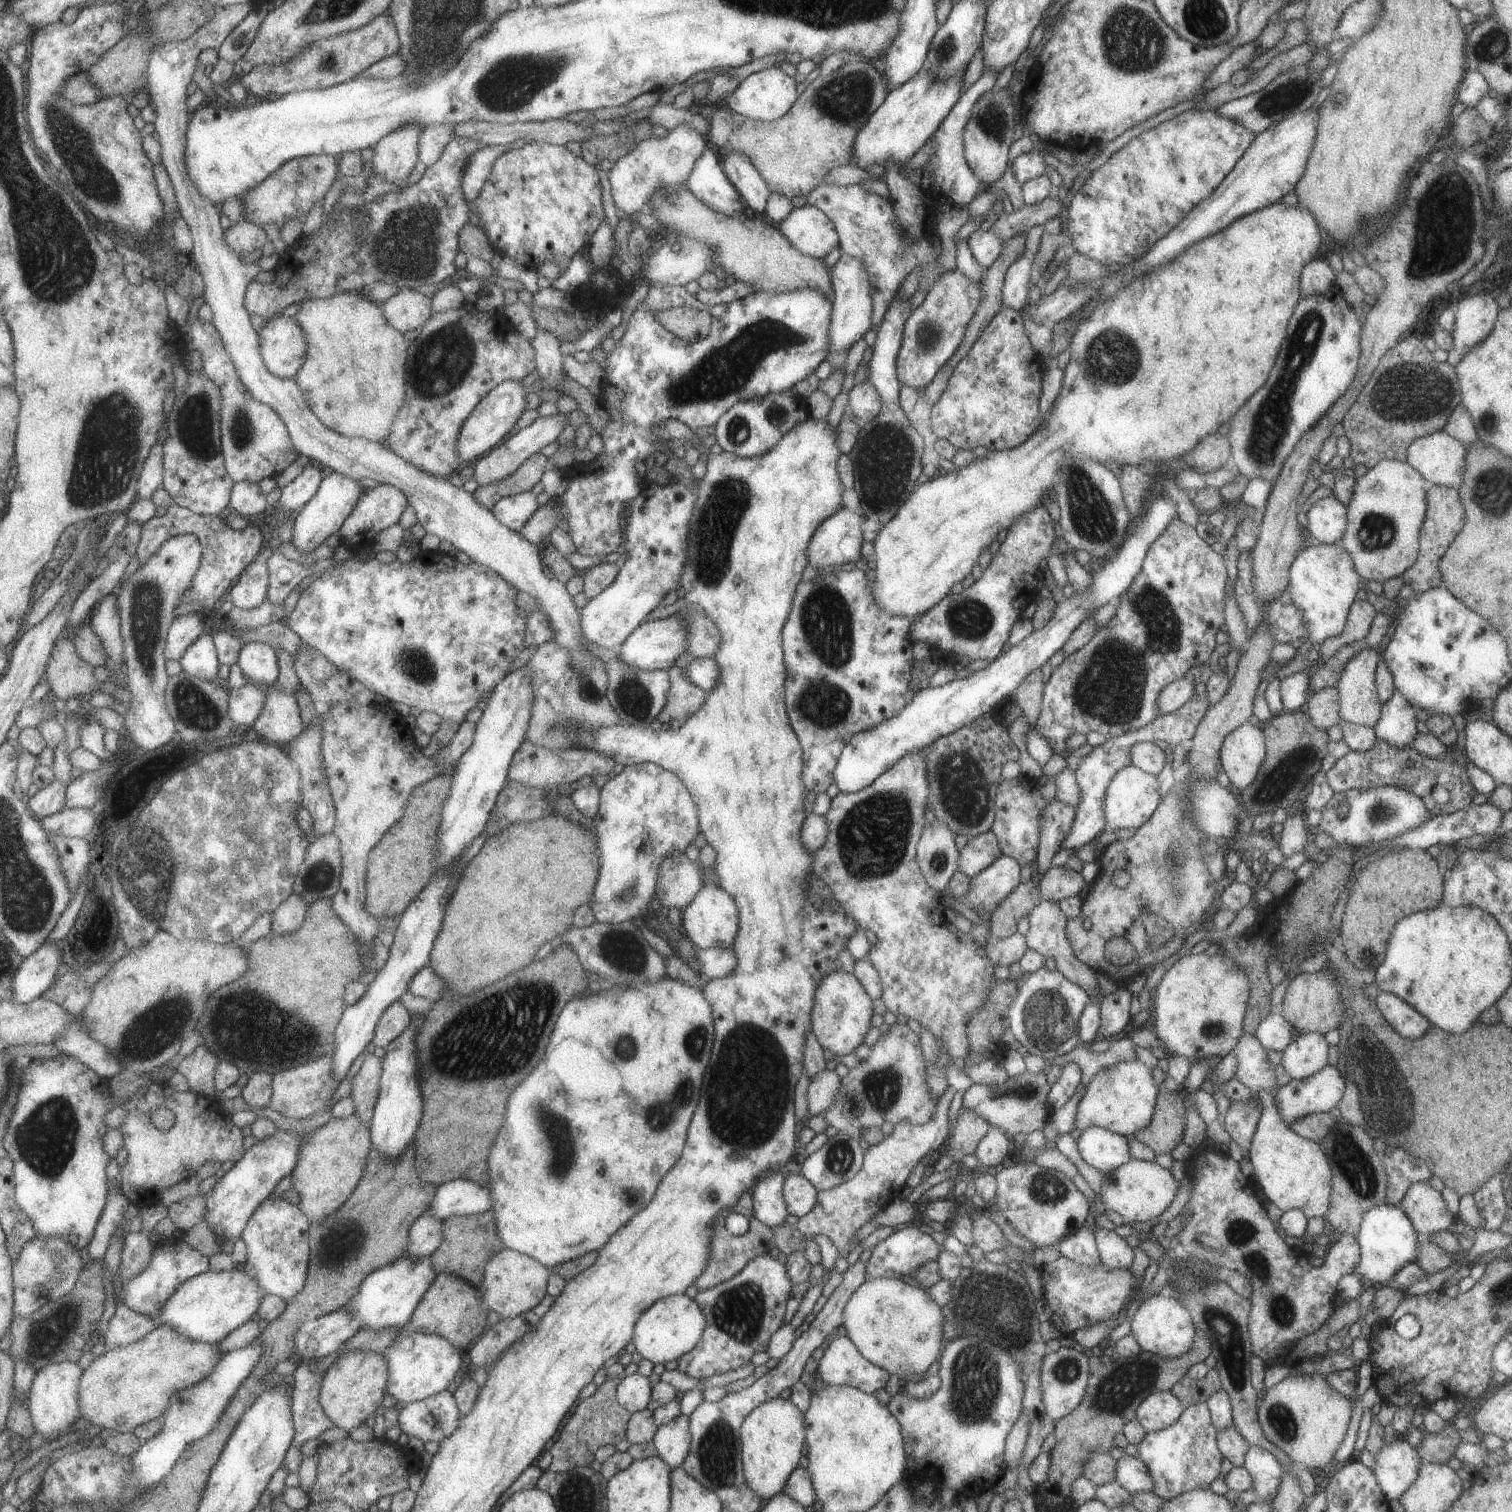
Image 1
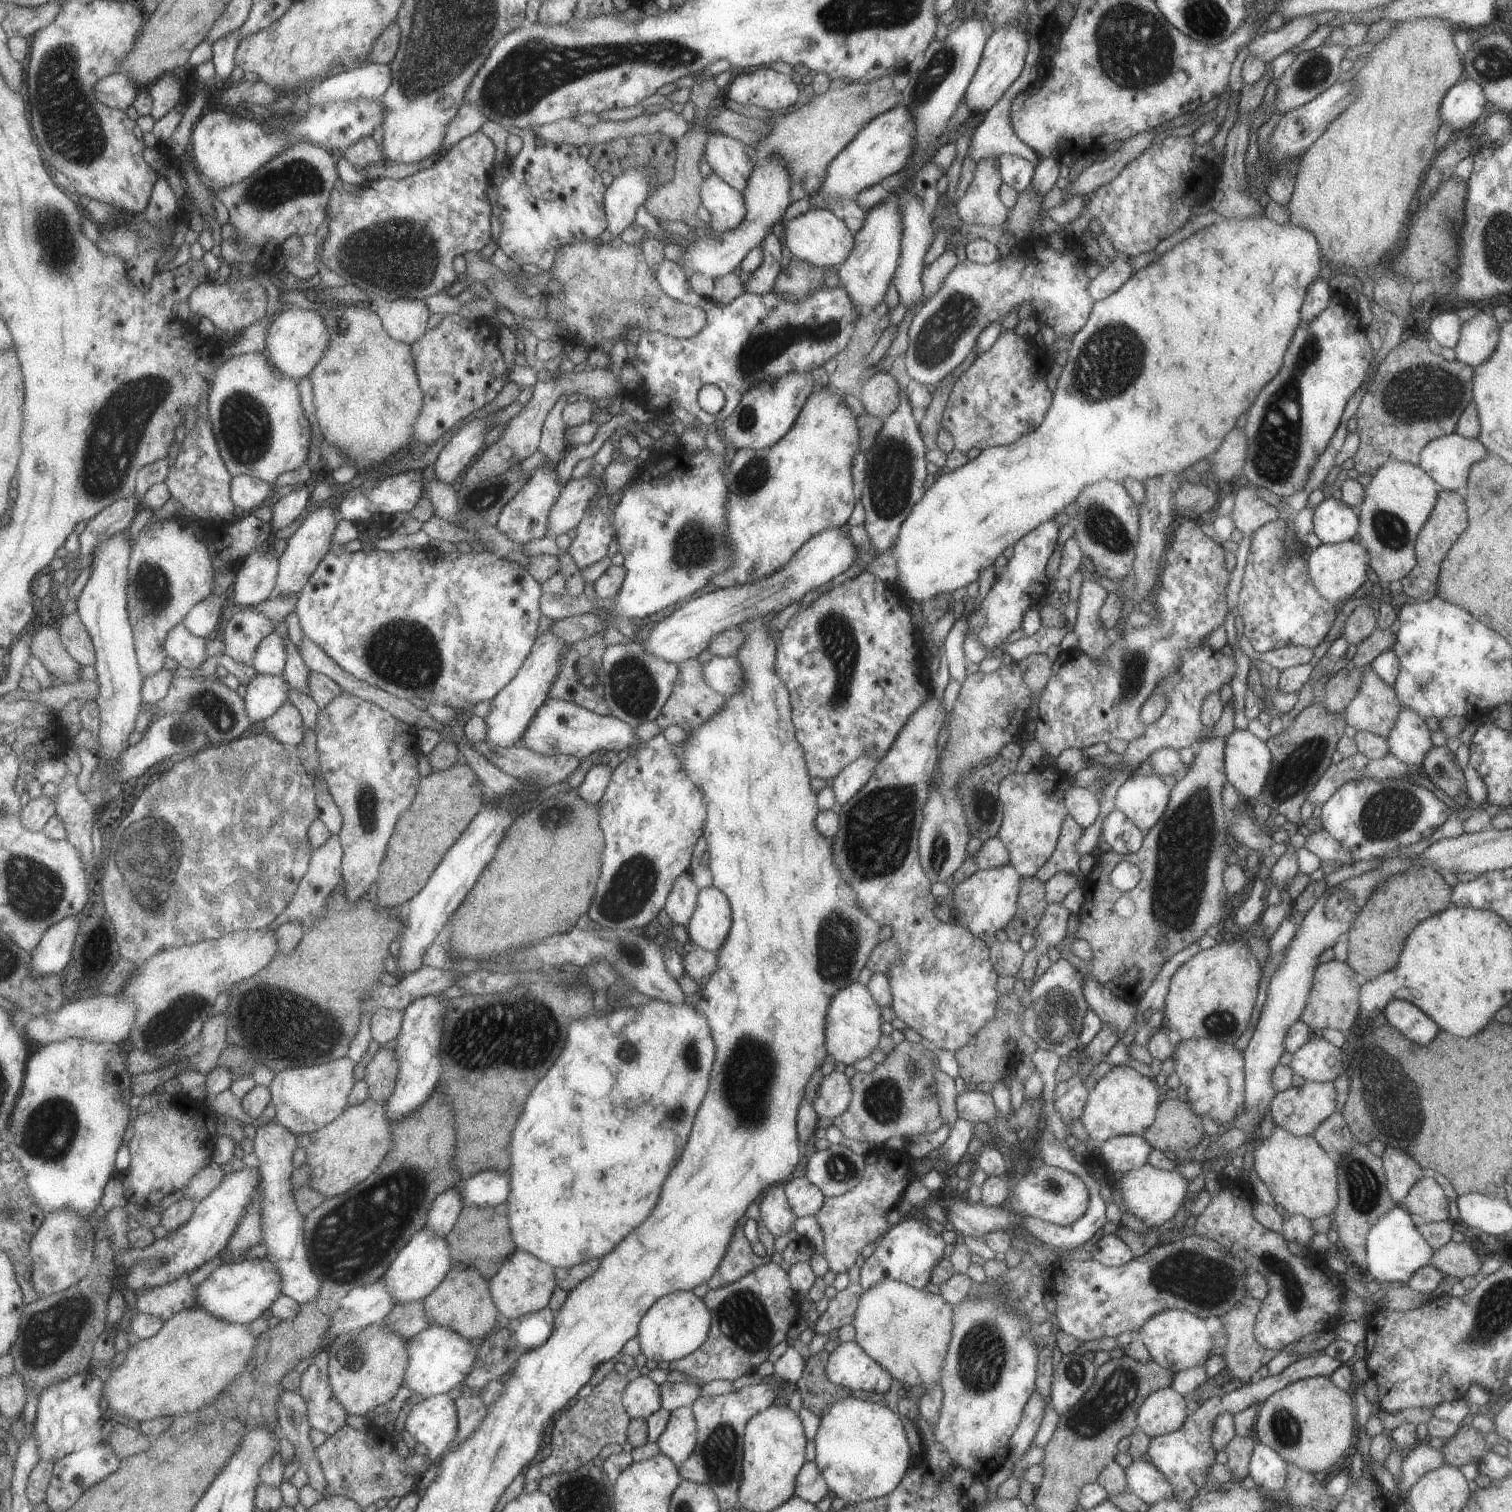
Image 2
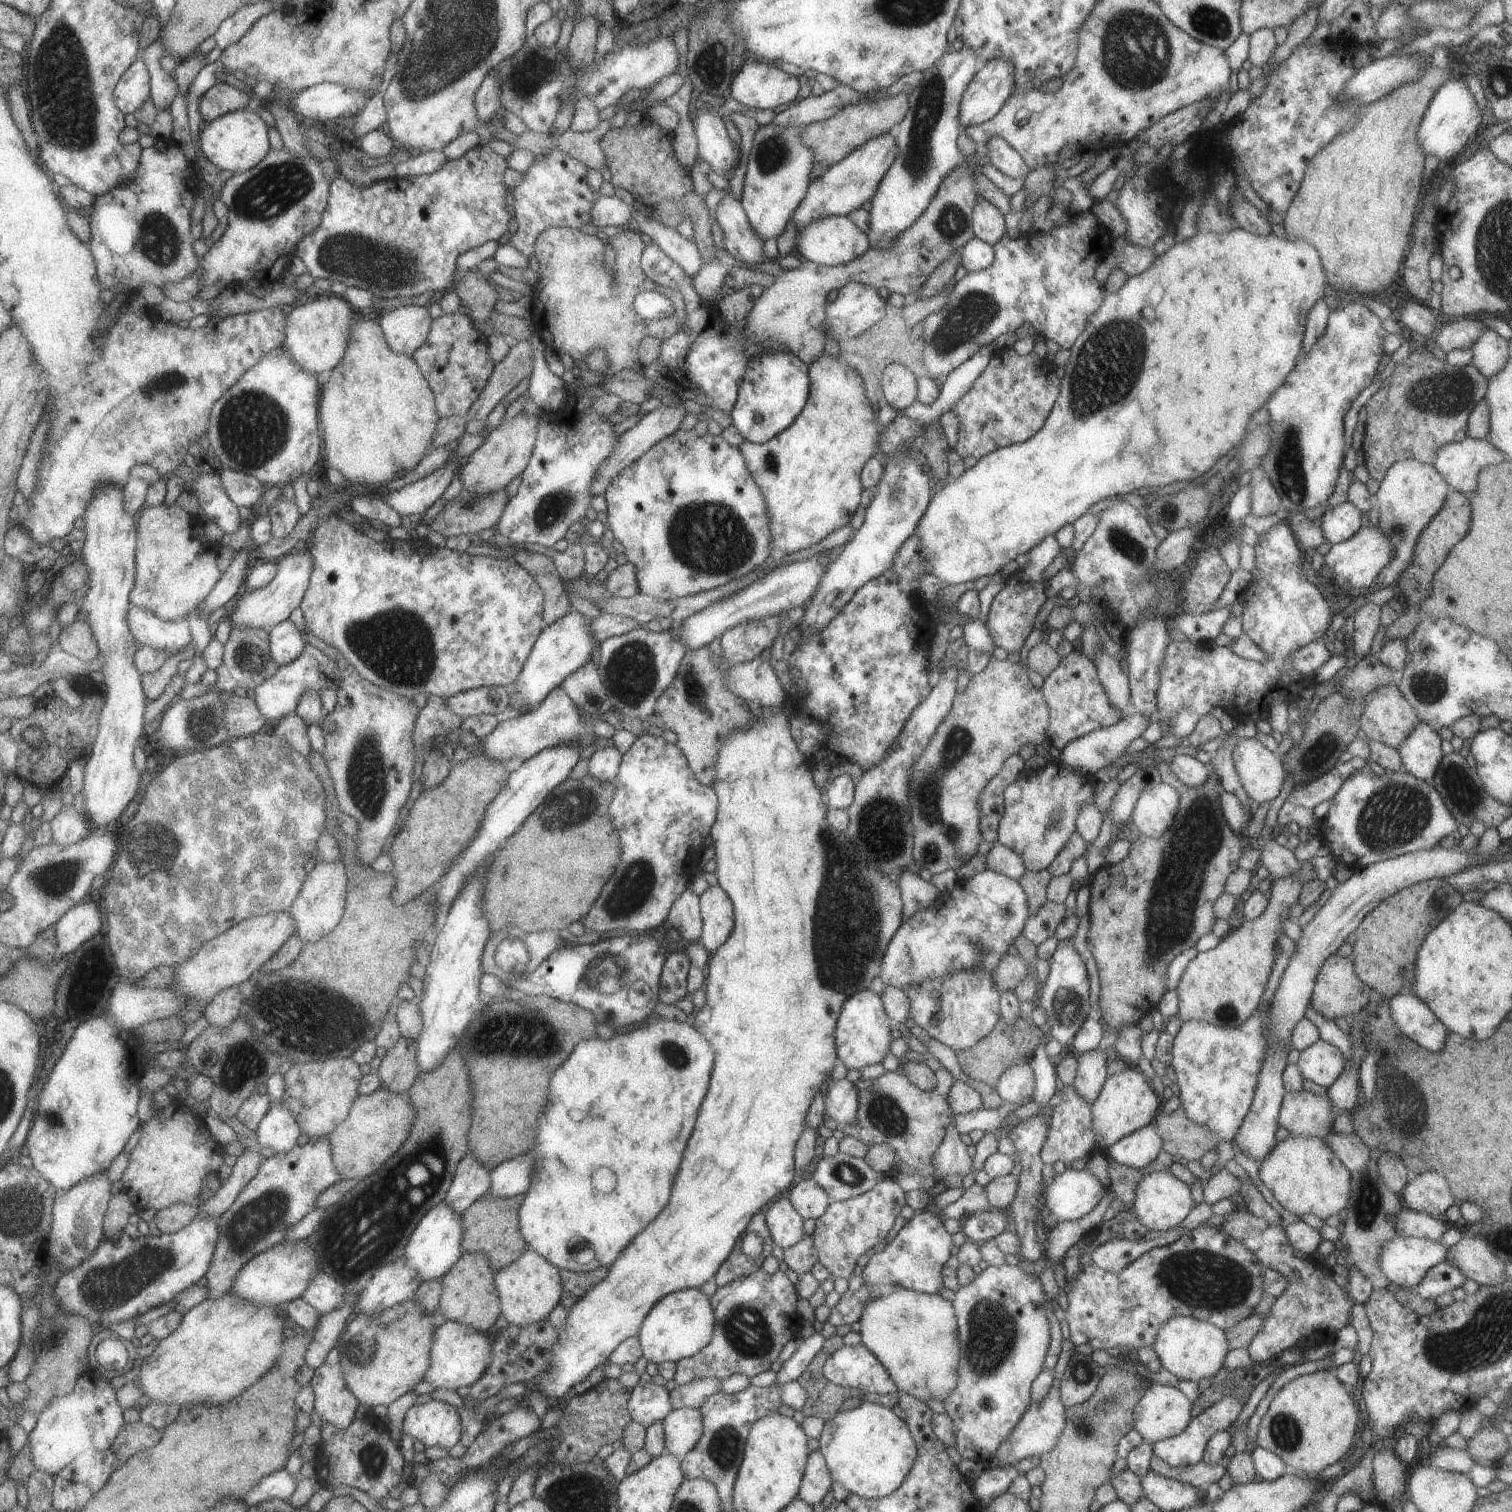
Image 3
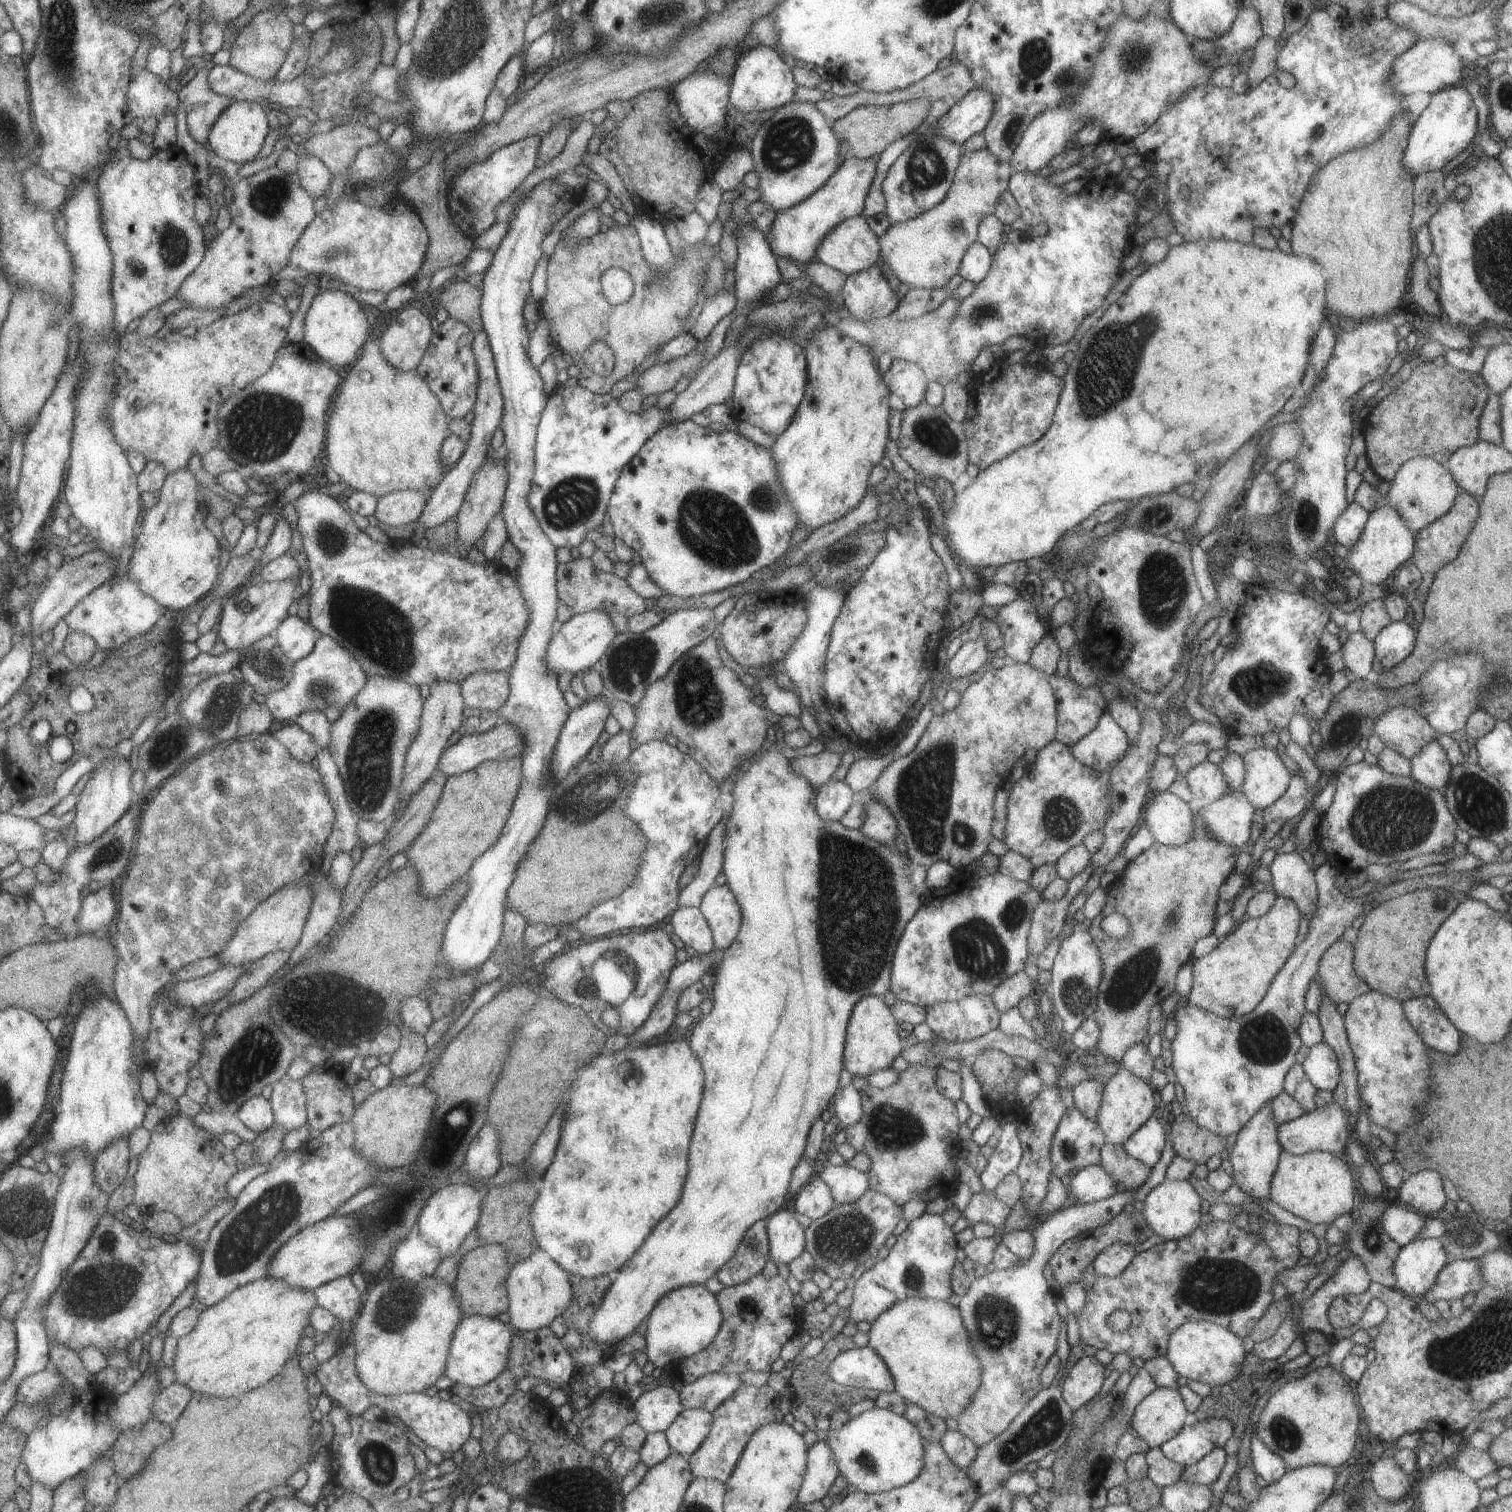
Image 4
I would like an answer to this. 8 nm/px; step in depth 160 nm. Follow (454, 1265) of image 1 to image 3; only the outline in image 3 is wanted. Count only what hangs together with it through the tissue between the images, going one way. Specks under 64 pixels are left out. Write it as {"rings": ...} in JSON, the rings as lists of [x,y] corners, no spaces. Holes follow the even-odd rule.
{"rings":[[[485,1193],[477,1202],[474,1202],[465,1212],[464,1218],[463,1248],[464,1252],[486,1254],[488,1262],[496,1269],[515,1262],[517,1257],[521,1257],[528,1249],[526,1239],[523,1238],[522,1231],[518,1223],[518,1210],[522,1206],[525,1193],[510,1197],[500,1197],[493,1193]]]}

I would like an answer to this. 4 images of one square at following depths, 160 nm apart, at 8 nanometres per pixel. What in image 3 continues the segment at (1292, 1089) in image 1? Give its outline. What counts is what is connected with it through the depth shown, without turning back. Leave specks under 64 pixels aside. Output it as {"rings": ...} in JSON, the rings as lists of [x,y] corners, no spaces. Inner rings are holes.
{"rings":[[[1305,1090],[1284,1093],[1278,1112],[1278,1126],[1286,1128],[1293,1136],[1319,1137],[1332,1130],[1333,1118],[1327,1094],[1324,1097]]]}

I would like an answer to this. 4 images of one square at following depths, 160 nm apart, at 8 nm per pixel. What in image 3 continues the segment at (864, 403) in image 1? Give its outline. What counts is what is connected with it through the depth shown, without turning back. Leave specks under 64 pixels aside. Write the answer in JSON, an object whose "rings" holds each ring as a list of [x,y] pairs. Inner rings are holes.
{"rings":[[[889,363],[882,371],[880,385],[886,403],[896,412],[916,401],[916,376],[901,363]]]}

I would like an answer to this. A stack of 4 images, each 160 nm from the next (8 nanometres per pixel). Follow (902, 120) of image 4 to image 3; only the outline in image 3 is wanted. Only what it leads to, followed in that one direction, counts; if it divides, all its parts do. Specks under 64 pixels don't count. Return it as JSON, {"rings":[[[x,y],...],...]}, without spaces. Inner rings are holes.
{"rings":[[[870,94],[862,103],[847,105],[837,114],[822,121],[806,124],[802,128],[802,143],[812,148],[816,162],[835,164],[843,160],[852,150],[866,143],[869,139],[878,137],[883,133],[895,130],[901,119],[905,116],[908,107],[908,98],[903,94],[896,94],[886,99],[871,99]]]}

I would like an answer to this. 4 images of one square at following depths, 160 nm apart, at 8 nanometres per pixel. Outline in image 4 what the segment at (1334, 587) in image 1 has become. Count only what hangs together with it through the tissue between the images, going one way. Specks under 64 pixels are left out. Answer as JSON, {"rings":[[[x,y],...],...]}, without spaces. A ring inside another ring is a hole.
{"rings":[[[1388,503],[1381,504],[1369,513],[1363,532],[1354,547],[1341,551],[1347,562],[1355,570],[1362,582],[1374,585],[1387,584],[1393,571],[1398,571],[1402,564],[1411,558],[1414,551],[1414,533],[1403,522],[1399,513]]]}

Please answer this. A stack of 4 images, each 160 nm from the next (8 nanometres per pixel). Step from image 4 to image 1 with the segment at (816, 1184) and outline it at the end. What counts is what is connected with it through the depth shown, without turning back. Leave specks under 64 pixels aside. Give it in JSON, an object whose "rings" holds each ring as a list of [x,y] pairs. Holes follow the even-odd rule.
{"rings":[[[785,1174],[782,1195],[788,1214],[802,1217],[815,1206],[815,1187],[803,1175]]]}

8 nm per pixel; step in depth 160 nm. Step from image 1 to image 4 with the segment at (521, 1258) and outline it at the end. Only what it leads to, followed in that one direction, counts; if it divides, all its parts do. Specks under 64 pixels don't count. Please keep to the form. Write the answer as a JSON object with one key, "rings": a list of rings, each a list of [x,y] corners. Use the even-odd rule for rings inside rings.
{"rings":[[[537,1249],[526,1259],[516,1262],[506,1282],[510,1321],[516,1332],[534,1331],[549,1327],[570,1305],[573,1293],[568,1272],[563,1270],[546,1252]]]}

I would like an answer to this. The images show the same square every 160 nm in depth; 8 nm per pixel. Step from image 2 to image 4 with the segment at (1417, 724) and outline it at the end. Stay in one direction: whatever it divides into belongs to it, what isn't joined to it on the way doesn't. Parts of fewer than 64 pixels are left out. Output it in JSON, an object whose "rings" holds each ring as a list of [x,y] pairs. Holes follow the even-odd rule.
{"rings":[[[1435,739],[1423,745],[1409,760],[1413,780],[1431,790],[1445,792],[1452,766],[1443,747]]]}

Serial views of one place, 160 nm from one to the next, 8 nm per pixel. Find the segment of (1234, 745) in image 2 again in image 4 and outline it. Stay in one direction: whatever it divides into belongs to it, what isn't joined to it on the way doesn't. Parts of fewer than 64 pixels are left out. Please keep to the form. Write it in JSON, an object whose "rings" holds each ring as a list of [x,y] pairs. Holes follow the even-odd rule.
{"rings":[[[1258,747],[1242,756],[1244,781],[1239,791],[1254,809],[1263,810],[1287,790],[1292,775],[1273,749]]]}

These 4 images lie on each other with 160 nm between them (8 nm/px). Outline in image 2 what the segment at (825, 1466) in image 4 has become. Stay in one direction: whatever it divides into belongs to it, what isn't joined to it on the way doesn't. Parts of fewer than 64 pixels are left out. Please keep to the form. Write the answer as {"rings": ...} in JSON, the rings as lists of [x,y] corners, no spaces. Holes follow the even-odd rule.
{"rings":[[[805,1461],[799,1469],[794,1486],[794,1496],[815,1505],[828,1491],[815,1461]]]}

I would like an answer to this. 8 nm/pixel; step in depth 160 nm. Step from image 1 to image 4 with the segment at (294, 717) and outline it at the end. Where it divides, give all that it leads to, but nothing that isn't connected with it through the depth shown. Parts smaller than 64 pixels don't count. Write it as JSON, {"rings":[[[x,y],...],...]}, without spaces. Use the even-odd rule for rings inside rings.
{"rings":[[[289,722],[287,726],[275,731],[273,735],[302,763],[313,762],[313,758],[318,756],[320,746],[315,737],[297,723]]]}

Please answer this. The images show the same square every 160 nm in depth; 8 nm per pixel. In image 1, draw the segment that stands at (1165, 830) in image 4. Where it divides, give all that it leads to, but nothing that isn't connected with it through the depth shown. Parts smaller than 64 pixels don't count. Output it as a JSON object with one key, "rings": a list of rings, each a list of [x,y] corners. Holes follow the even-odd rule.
{"rings":[[[1125,766],[1121,768],[1107,784],[1105,796],[1103,796],[1103,820],[1105,829],[1139,829],[1155,813],[1159,805],[1159,783],[1155,775],[1143,772],[1139,768]]]}

